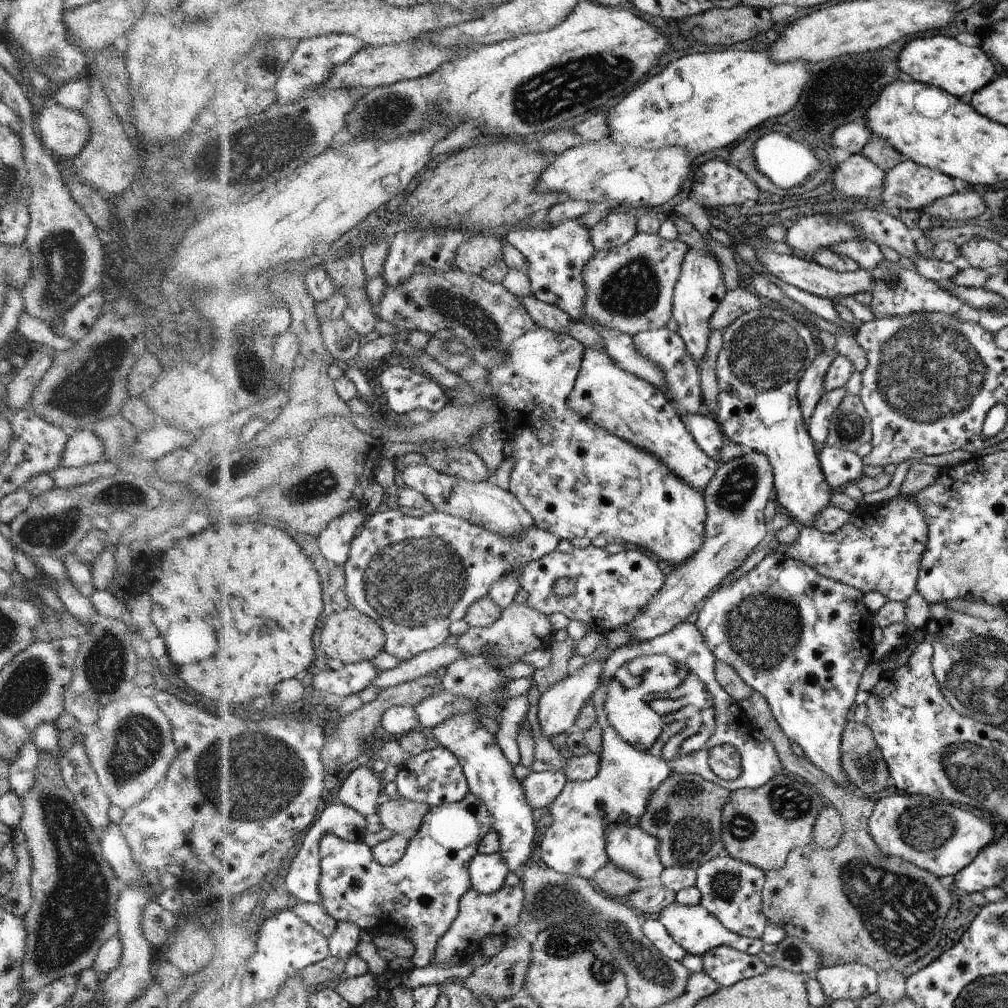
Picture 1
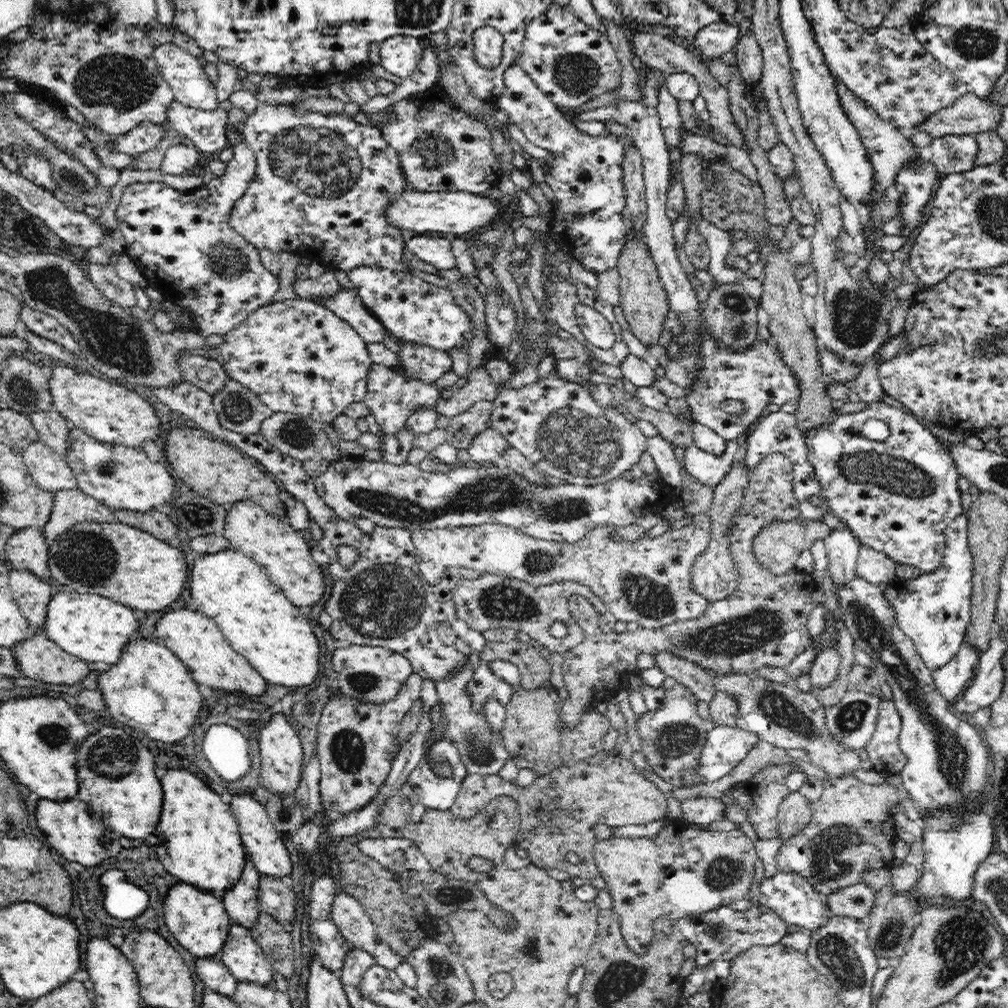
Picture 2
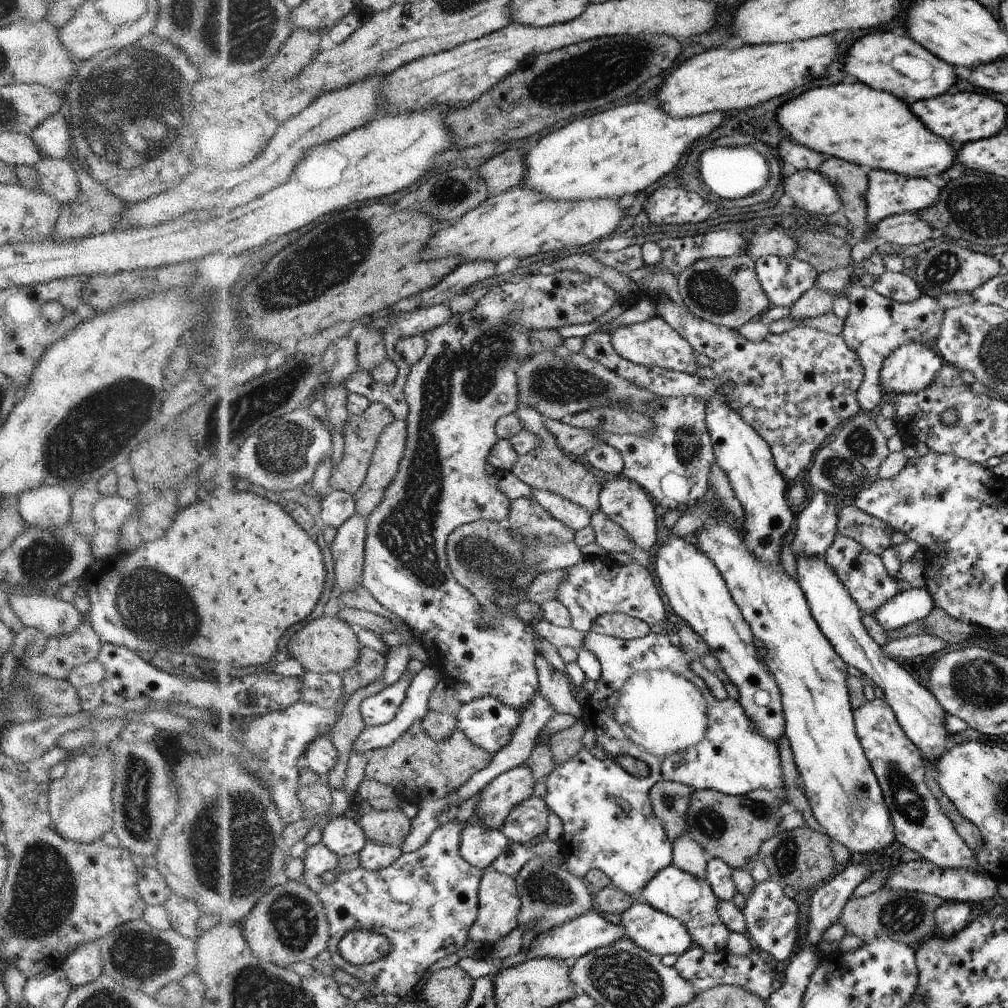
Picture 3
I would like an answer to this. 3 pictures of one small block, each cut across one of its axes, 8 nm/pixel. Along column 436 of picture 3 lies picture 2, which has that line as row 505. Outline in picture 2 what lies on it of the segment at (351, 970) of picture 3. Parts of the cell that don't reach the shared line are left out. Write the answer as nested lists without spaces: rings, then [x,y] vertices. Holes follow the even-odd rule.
[[[880,400],[860,412],[840,413],[831,425],[811,430],[806,435],[810,461],[823,486],[821,494],[828,499],[832,513],[847,523],[862,545],[869,546],[894,562],[915,566],[924,575],[940,568],[945,528],[957,516],[964,515],[962,493],[958,489],[961,474],[954,452],[951,452],[954,442],[935,437],[912,413]],[[868,420],[886,422],[890,428],[888,438],[874,442],[862,436],[862,424]]]

